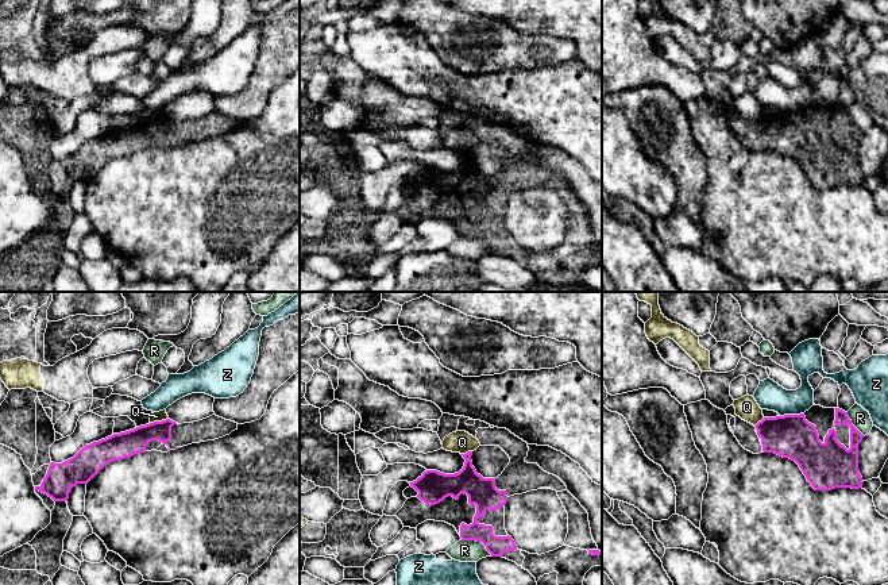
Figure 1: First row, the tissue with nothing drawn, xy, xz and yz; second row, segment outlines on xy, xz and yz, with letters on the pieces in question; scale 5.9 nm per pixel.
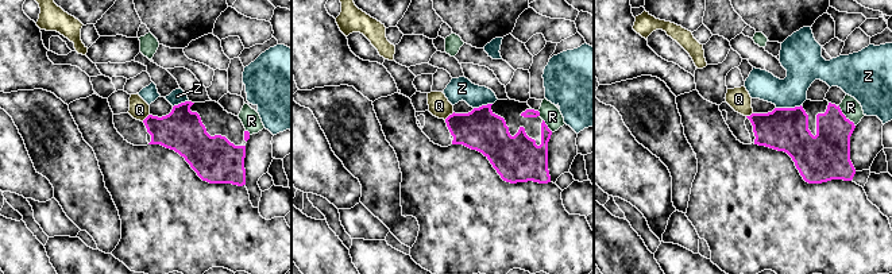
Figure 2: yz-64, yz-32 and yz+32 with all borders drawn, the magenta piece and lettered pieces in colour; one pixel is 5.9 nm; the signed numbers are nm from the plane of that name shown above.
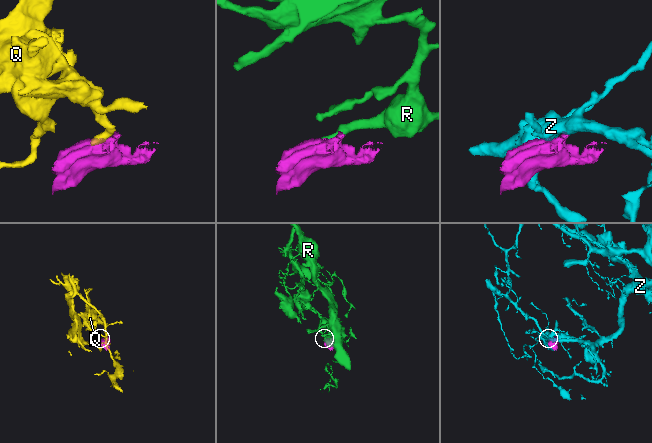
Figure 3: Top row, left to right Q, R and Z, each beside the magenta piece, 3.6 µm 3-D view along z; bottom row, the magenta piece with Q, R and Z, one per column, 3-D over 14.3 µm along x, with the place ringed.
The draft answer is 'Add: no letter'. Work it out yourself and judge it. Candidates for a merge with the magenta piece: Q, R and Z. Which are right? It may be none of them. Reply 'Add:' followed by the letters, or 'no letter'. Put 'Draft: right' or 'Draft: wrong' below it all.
Add: no letter
Draft: right

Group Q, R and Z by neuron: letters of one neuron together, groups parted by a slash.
Q / R / Z

